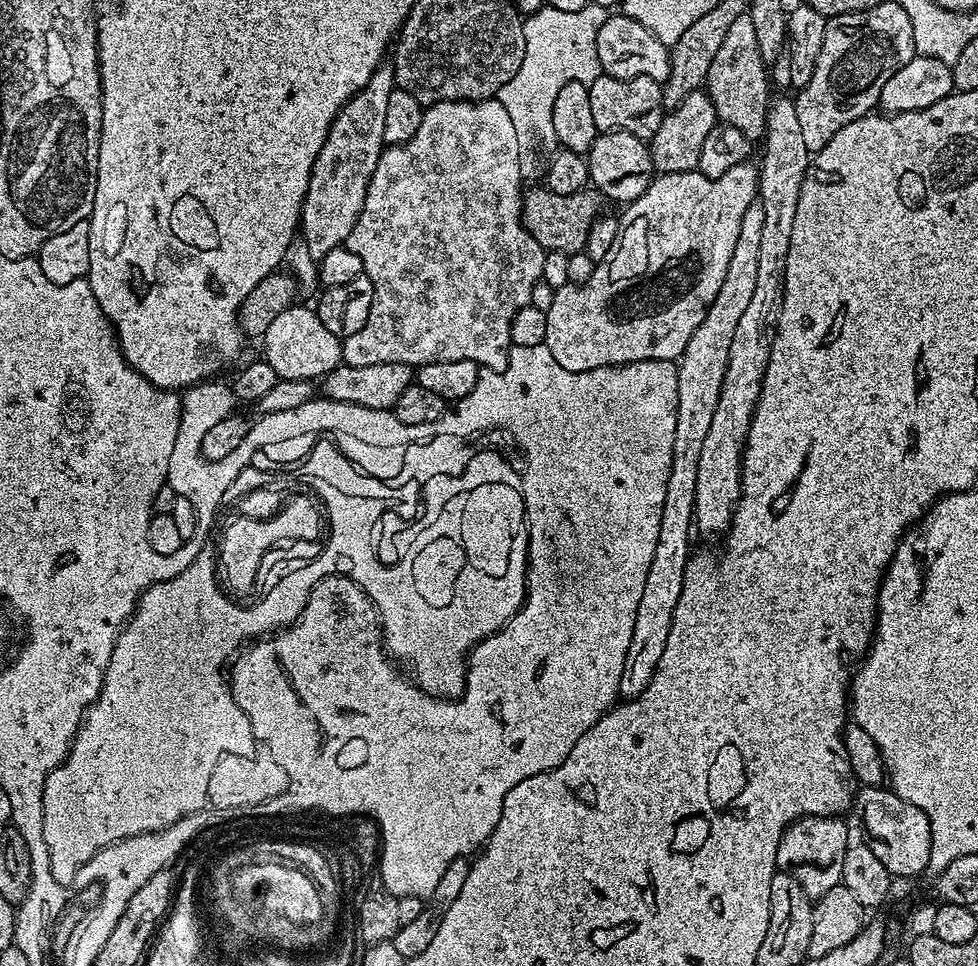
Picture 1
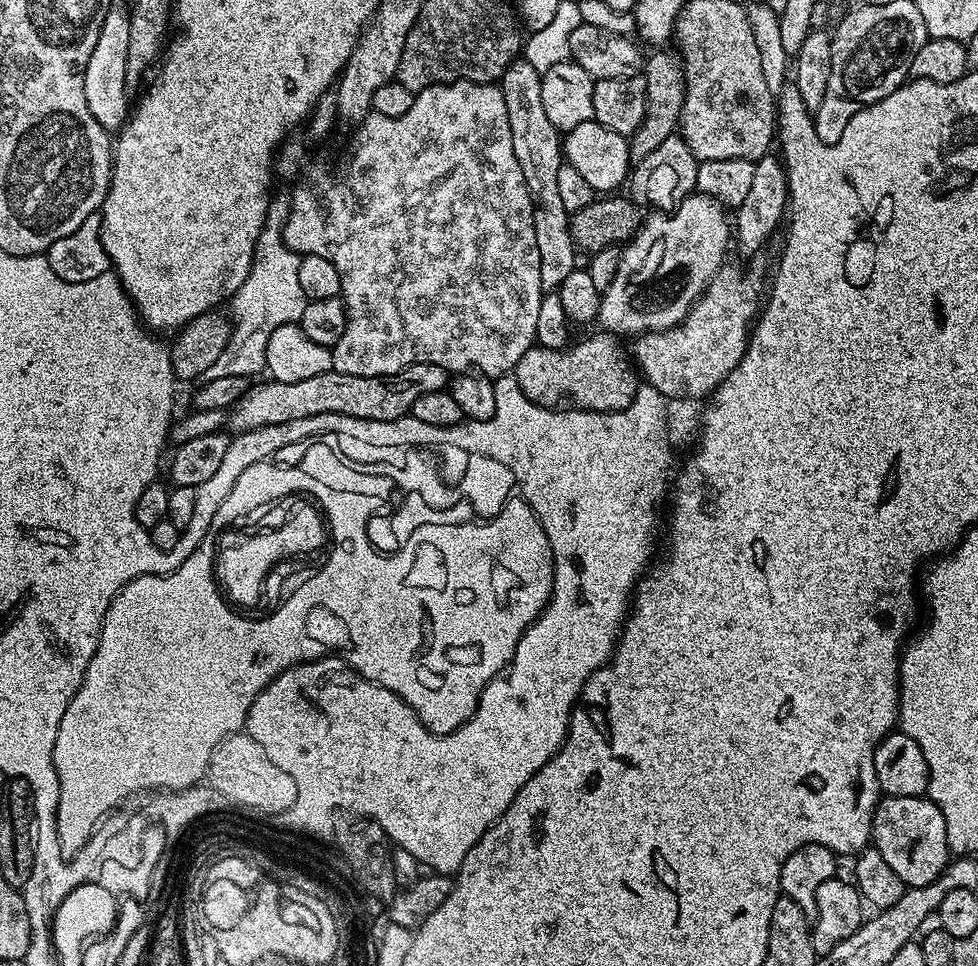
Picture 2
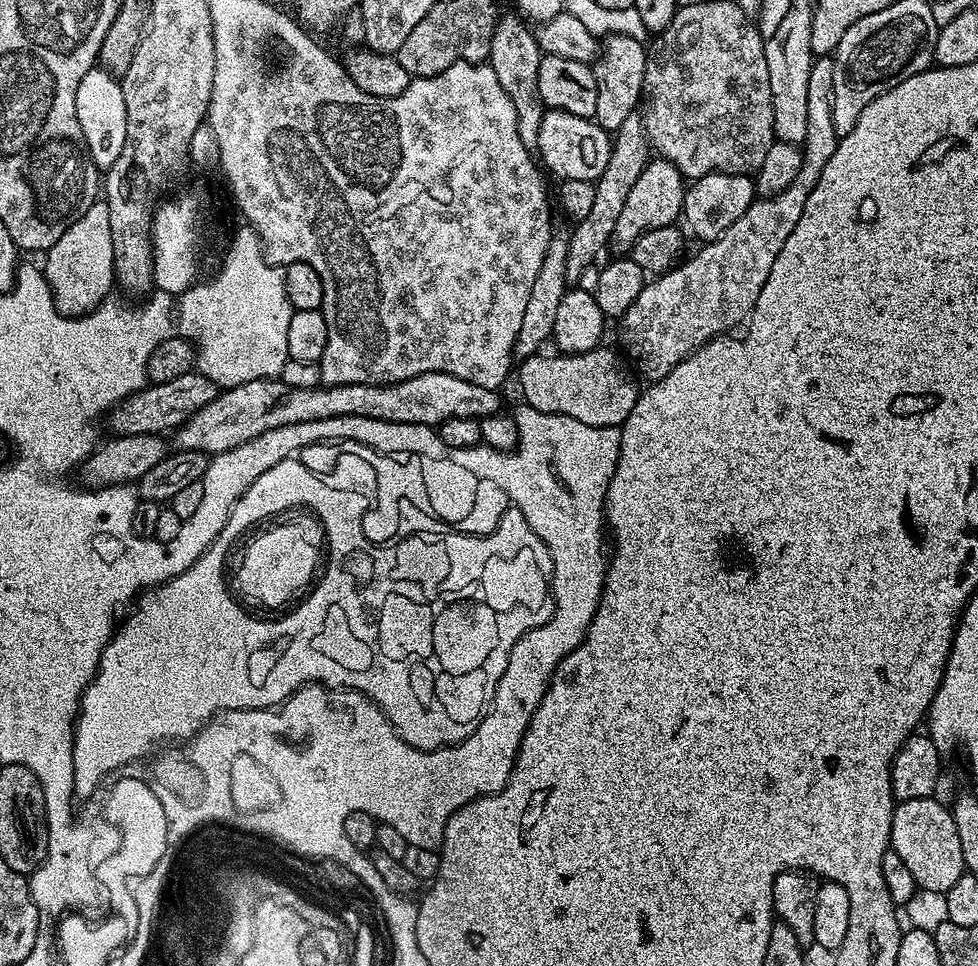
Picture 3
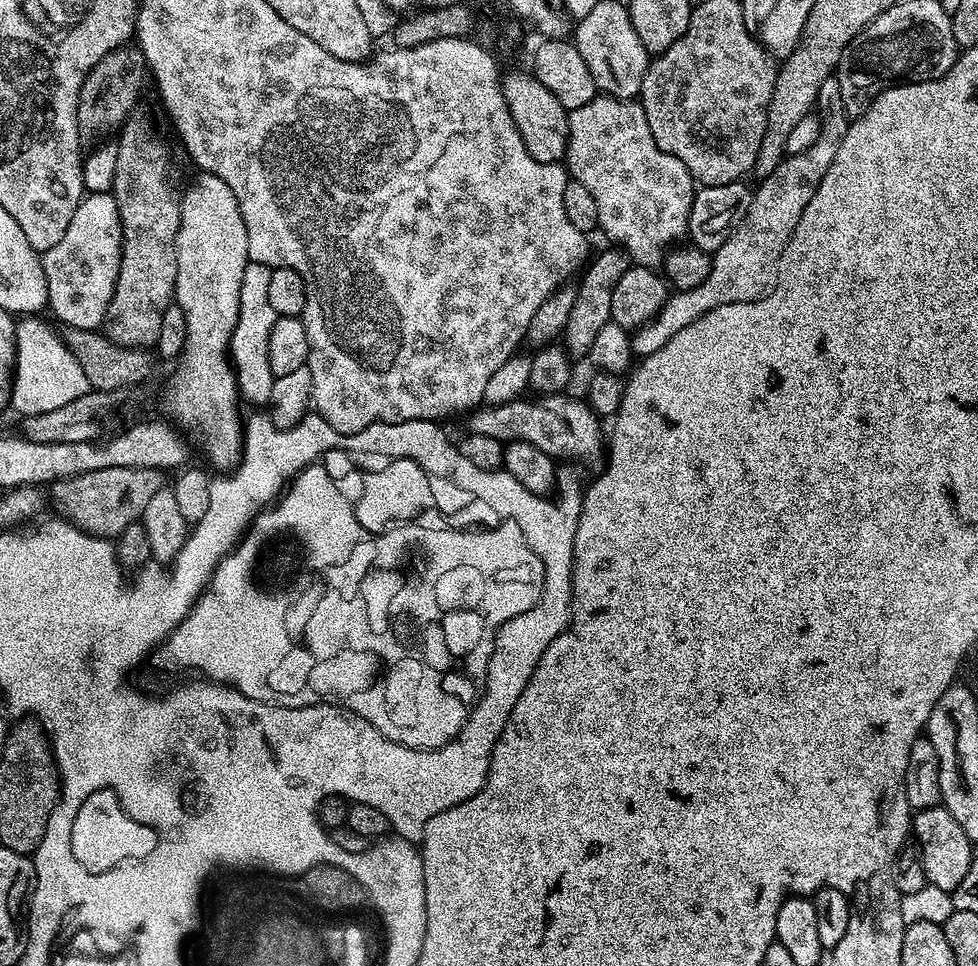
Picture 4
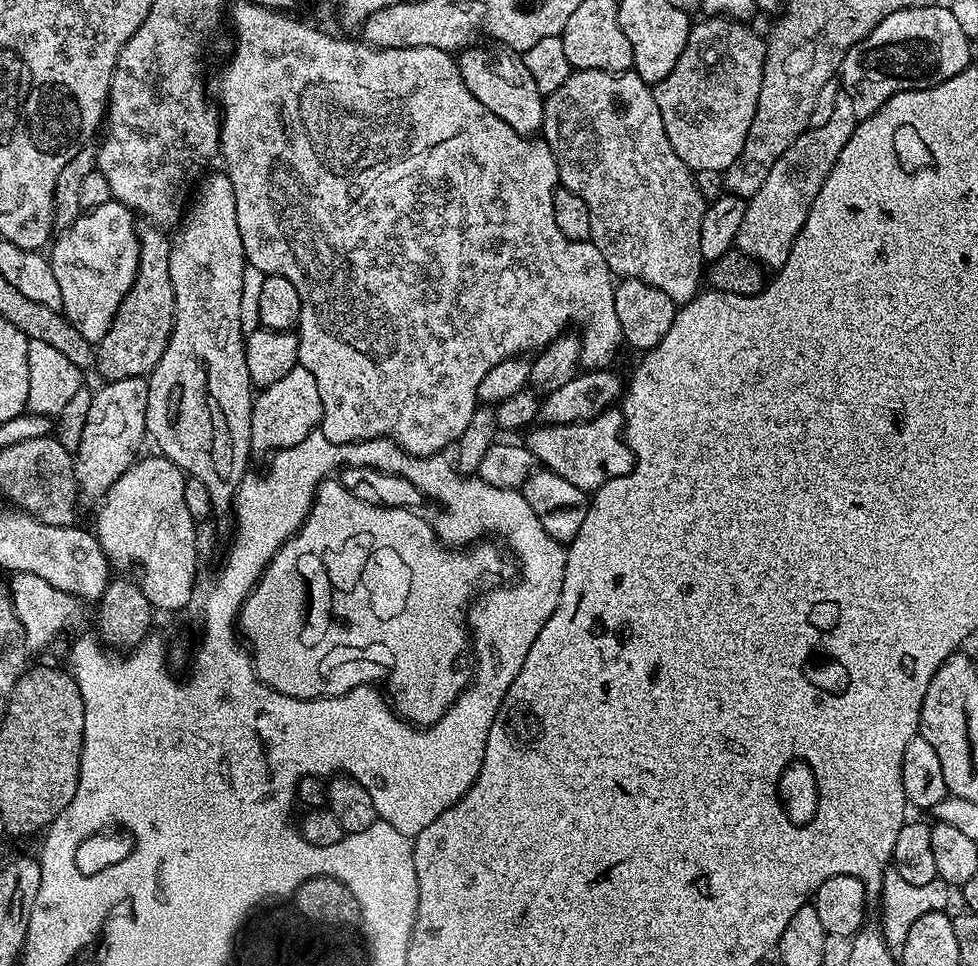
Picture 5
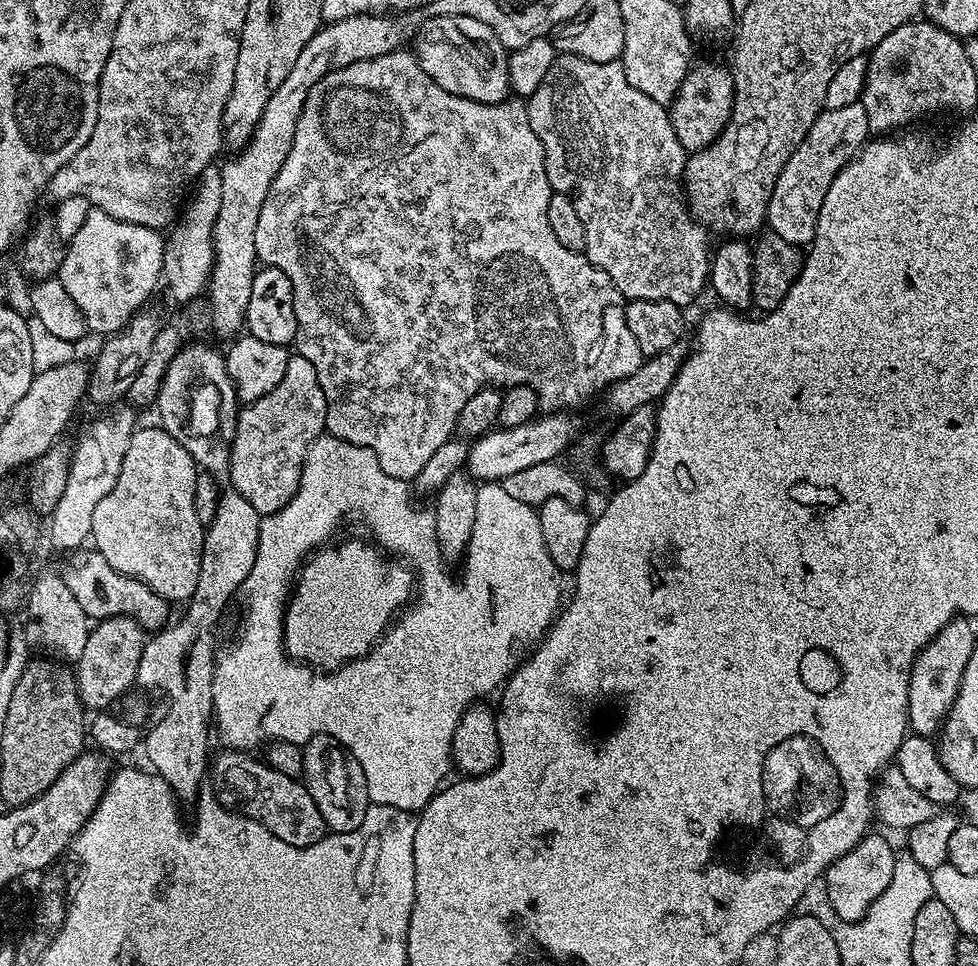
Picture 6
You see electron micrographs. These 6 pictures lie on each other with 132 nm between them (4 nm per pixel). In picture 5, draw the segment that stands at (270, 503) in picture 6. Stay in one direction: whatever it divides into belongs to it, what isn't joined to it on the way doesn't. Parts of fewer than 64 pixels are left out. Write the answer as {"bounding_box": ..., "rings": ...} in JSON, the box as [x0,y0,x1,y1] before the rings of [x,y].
{"bounding_box":[250,367,322,454],"rings":[[[297,367],[286,374],[279,382],[263,389],[253,399],[252,417],[250,418],[250,438],[253,453],[271,454],[279,448],[298,446],[302,438],[317,431],[322,418],[322,398],[318,394],[318,382],[314,382],[314,374],[310,370]]]}

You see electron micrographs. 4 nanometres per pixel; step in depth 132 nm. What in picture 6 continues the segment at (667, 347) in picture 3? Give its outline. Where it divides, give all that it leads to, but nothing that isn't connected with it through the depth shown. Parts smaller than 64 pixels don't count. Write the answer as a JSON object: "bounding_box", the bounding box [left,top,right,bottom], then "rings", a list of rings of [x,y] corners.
{"bounding_box":[766,102,869,245],"rings":[[[859,102],[838,106],[838,110],[825,108],[814,126],[810,126],[798,150],[794,150],[786,166],[782,166],[778,182],[774,182],[766,221],[770,231],[778,234],[778,238],[786,238],[786,242],[791,244],[811,245],[812,239],[816,237],[816,219],[822,210],[822,198],[826,198],[830,182],[834,182],[838,173],[864,147],[869,136],[866,110]]]}

